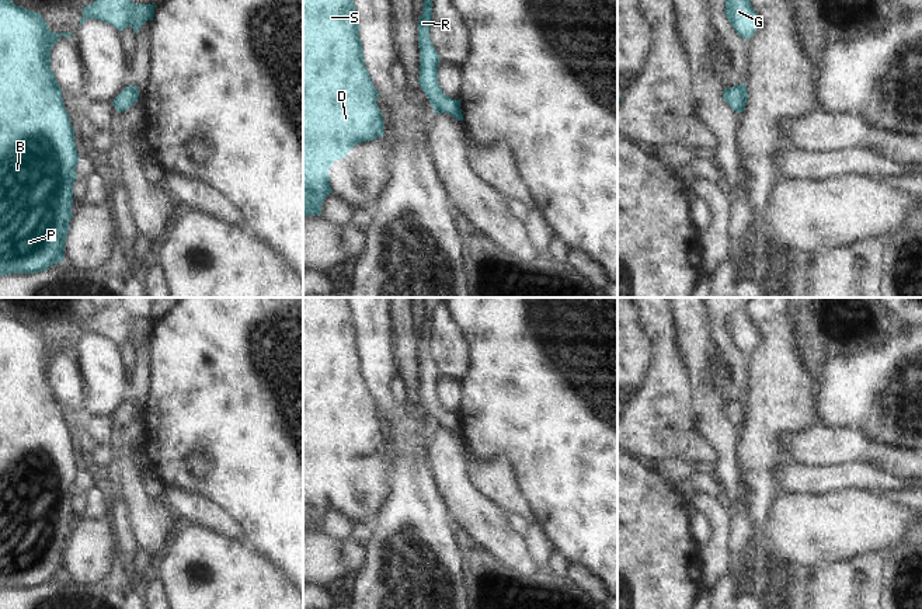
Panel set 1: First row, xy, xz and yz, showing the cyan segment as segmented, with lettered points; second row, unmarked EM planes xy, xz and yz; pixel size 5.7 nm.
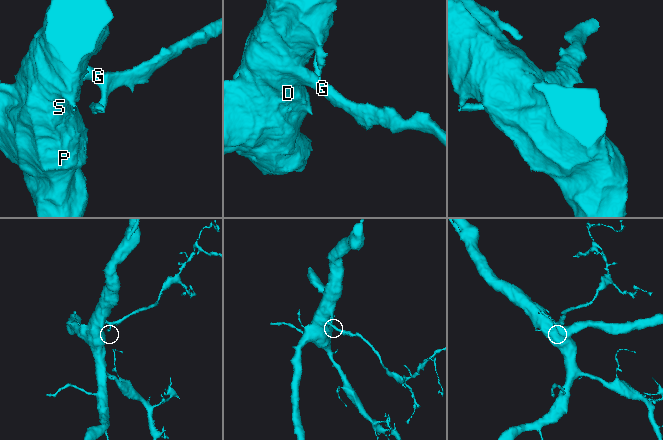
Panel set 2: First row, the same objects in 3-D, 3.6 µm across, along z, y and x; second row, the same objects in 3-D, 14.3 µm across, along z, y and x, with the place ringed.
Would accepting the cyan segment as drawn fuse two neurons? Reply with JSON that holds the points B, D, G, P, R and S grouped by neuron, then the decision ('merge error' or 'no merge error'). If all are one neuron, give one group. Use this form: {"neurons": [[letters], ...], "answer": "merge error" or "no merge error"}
{"neurons": [["B", "D", "G", "P", "R", "S"]], "answer": "no merge error"}

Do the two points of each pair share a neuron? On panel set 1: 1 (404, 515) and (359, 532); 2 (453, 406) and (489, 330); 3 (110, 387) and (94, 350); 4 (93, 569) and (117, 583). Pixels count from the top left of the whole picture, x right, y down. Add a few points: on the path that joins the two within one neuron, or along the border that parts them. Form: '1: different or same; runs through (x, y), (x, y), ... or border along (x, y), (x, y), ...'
1: different; border along (372, 526), (372, 538), (366, 545)
2: different; border along (463, 380), (463, 406), (459, 413)
3: same; runs through (107, 378), (100, 359)
4: different; border along (114, 545), (111, 573), (96, 584), (77, 584)

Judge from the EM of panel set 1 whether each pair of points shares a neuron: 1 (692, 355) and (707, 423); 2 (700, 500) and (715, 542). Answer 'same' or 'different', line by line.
1: same
2: same

